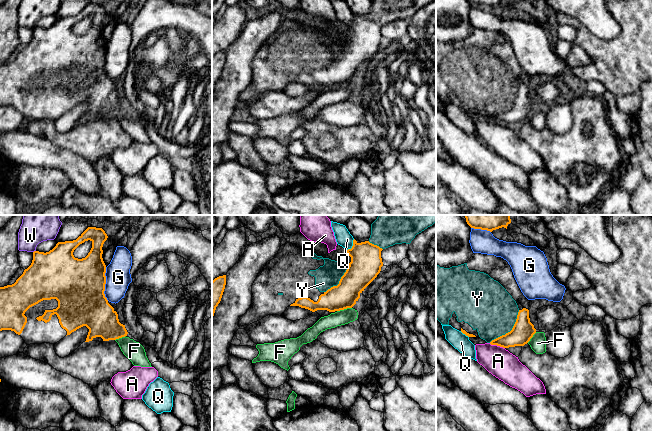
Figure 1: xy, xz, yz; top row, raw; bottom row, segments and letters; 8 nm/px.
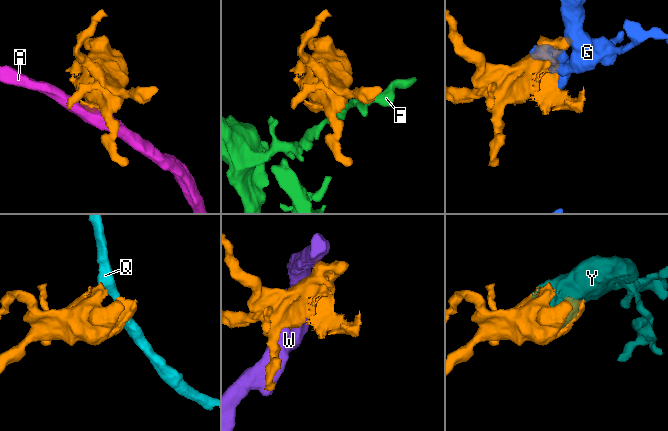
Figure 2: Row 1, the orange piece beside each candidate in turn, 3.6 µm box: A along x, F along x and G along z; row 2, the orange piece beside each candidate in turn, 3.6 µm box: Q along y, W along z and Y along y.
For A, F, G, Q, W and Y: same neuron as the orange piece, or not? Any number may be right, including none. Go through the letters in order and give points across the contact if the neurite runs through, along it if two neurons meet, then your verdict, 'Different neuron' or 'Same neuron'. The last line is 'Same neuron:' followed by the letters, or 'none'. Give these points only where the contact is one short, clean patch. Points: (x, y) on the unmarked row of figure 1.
A: Boundary: yz (489, 119), (504, 124). Different neuron
F: Boundary: xz (351, 83), (337, 87). Different neuron
G: Different neuron
Q: Boundary: xz (354, 15), (353, 21), (347, 26). Different neuron
W: Boundary: xy (35, 26), (33, 28). Different neuron
Y: Same neuron
Same neuron: Y

